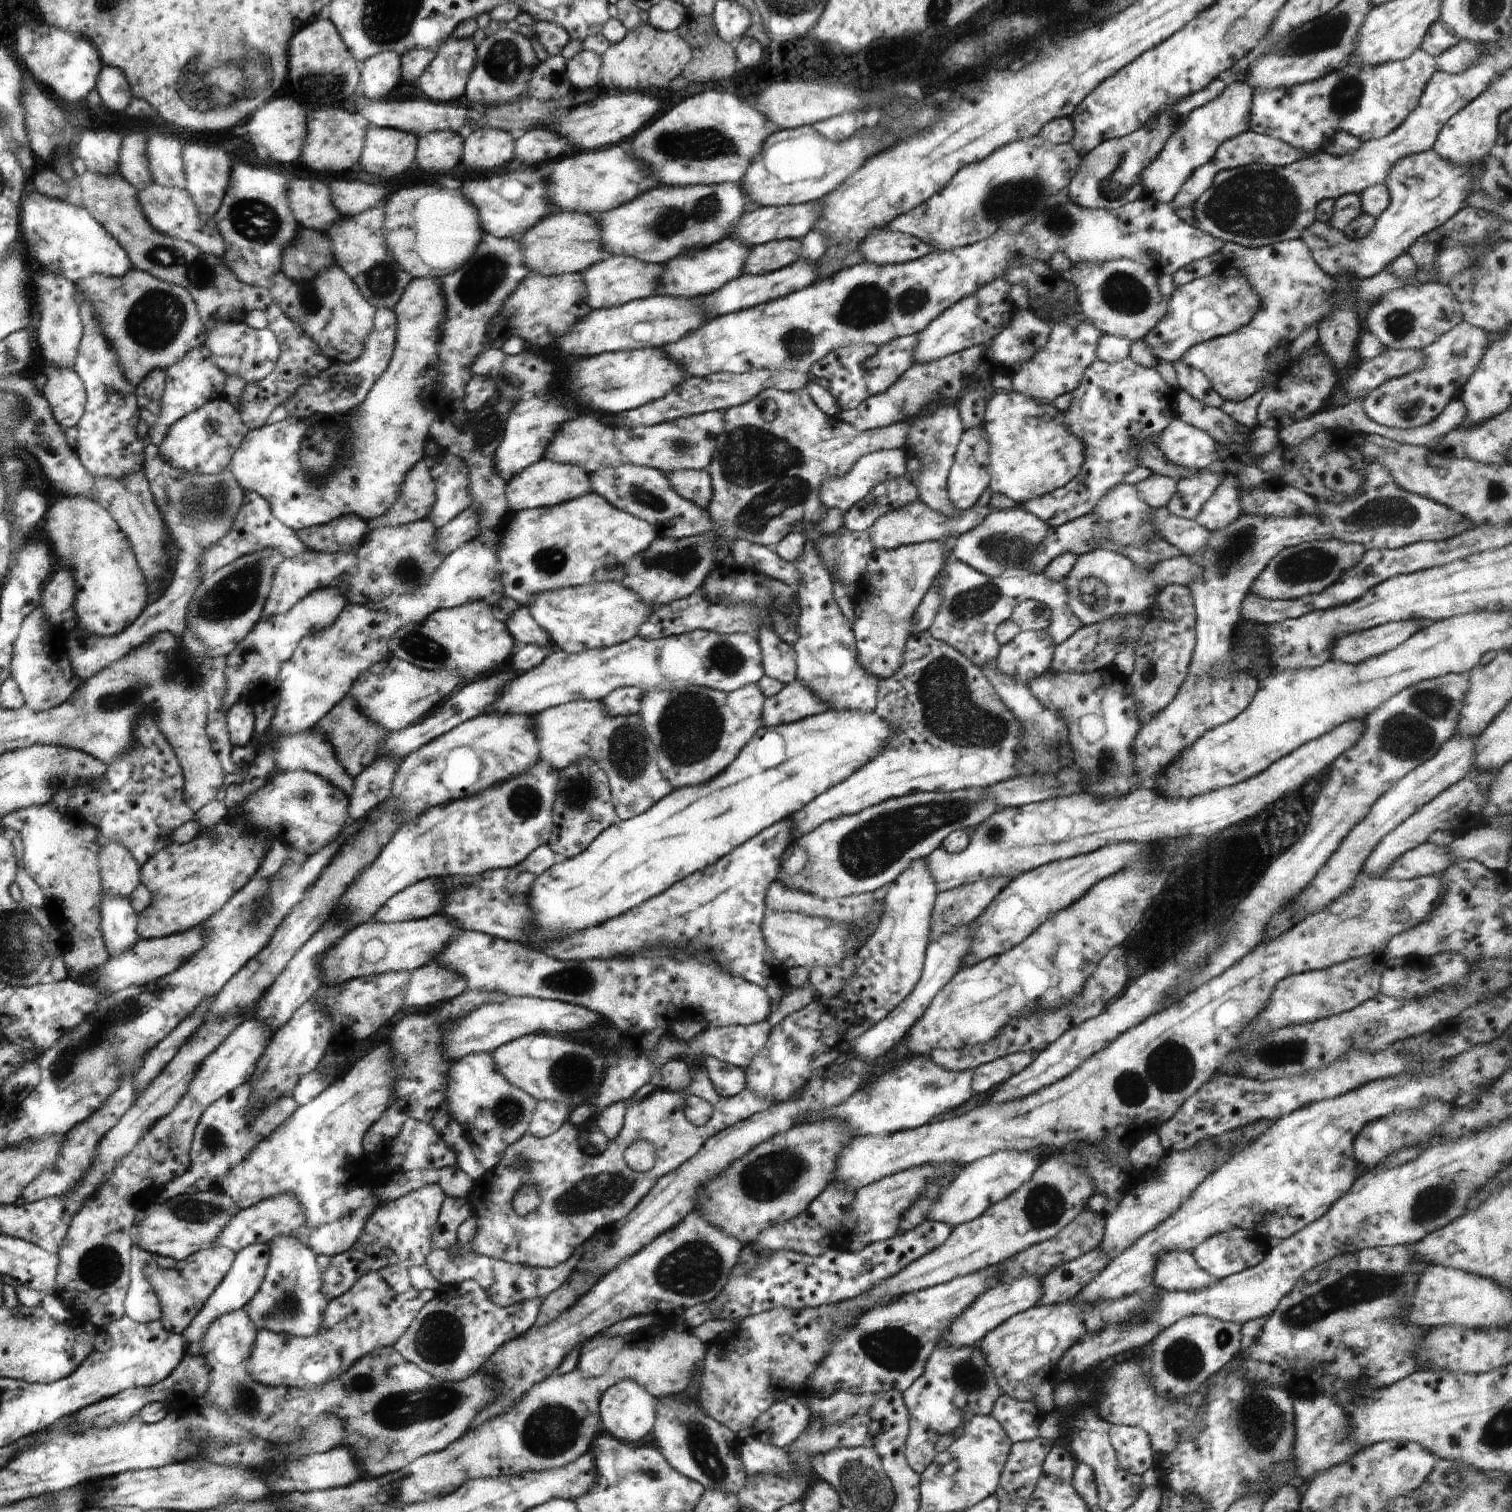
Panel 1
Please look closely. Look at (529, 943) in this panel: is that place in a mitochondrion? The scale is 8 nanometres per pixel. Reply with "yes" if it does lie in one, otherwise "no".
no

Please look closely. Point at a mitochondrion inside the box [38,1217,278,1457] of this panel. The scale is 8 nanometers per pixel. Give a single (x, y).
(101, 1266)

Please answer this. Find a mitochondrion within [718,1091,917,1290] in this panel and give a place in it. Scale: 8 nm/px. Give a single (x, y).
(773, 1176)

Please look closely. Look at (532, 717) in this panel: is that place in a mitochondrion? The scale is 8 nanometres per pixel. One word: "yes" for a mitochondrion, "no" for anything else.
no

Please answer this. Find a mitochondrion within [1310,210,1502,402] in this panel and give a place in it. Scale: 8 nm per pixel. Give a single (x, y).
(1403, 323)

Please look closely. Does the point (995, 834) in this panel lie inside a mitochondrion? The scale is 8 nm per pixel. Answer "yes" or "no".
yes

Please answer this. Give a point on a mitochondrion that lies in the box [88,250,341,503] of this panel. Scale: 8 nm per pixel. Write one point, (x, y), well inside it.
(160, 309)

